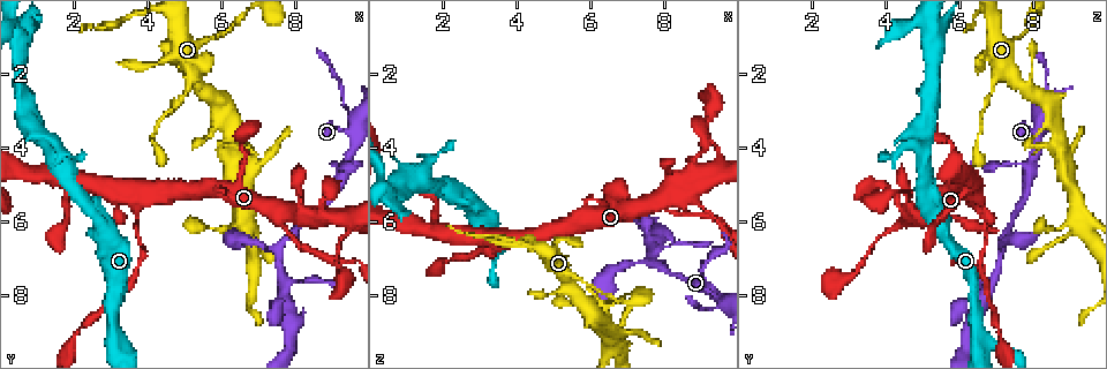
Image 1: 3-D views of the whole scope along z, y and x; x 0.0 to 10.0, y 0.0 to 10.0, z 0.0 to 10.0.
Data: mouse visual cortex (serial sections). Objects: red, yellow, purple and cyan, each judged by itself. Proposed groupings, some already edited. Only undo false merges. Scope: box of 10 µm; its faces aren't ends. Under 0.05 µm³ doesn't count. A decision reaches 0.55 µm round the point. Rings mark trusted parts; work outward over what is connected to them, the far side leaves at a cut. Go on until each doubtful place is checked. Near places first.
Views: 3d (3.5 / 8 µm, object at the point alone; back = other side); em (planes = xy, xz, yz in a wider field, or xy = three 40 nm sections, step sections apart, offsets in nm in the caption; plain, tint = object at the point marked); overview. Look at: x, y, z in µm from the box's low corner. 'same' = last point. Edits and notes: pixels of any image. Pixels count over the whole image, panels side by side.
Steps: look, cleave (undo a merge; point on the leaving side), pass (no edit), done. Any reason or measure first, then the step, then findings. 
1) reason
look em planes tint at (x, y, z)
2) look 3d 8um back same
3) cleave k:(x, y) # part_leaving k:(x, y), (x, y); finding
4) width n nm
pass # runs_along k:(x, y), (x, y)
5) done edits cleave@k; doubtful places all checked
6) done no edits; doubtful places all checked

look 3d 3.5um at (9.35, 4.55, 7.95)

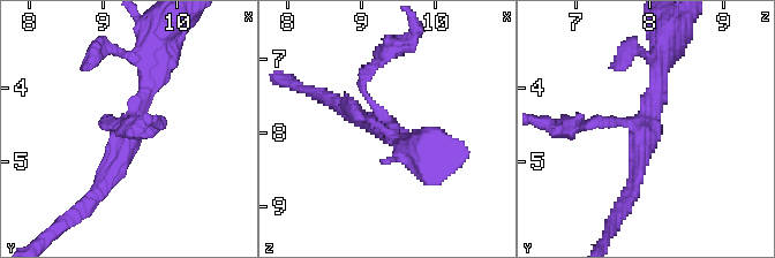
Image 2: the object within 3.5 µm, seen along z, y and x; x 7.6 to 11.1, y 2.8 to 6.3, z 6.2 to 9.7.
arms 3; arm_widths 150, 200, 250 nm; now the EM
look em xy step 2 tint at (9.40, 4.45, 7.95)

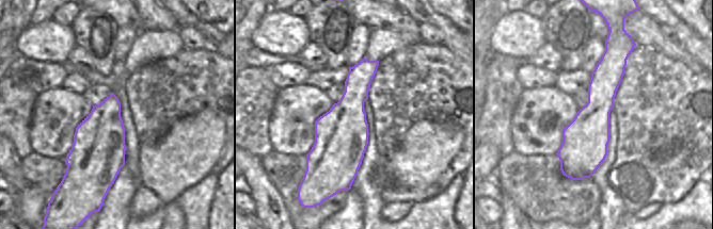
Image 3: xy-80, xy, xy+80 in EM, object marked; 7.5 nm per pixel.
width 400 nm
pass # runs_along 2:(138, 57), (149, 85), (99, 191); all the same cell

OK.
three arms meet
look 3d 3.5um at (7.60, 6.00, 5.50)

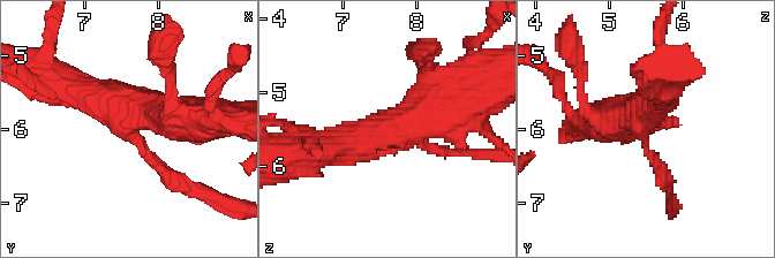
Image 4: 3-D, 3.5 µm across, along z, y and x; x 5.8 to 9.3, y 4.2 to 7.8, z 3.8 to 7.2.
now the EM
look em xy step 2 tint at (7.55, 5.95, 5.45)

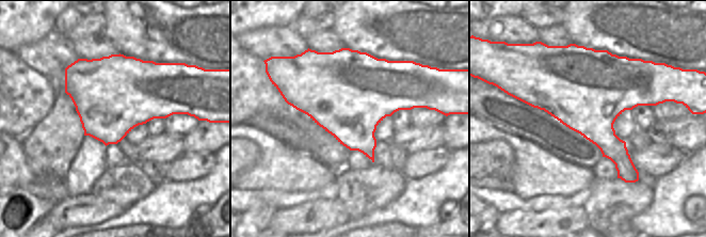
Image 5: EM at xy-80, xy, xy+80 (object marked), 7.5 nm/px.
look em xy step 5 tint same

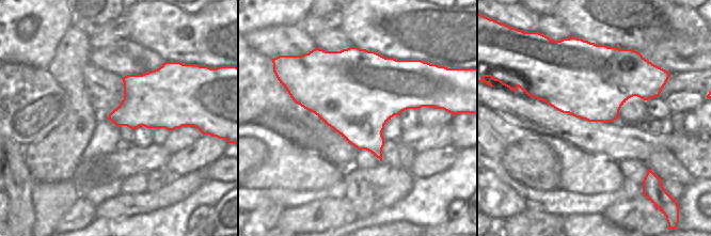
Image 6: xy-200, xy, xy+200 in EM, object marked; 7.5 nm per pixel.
arms 3; arm_widths 100, 450, 500 nm
pass # runs_along 4:(314, 152), (398, 129), (451, 99); continuous, no second cell

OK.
sudden change in width
look 3d 3.5um at (5.20, 2.30, 6.90)

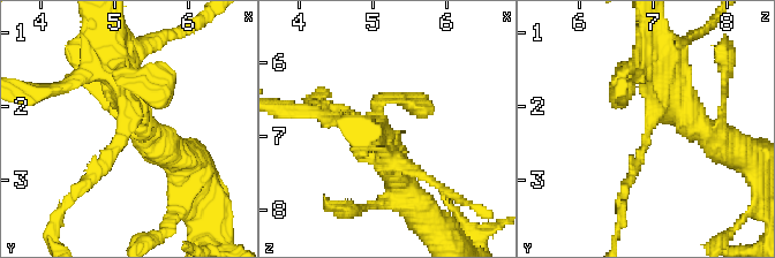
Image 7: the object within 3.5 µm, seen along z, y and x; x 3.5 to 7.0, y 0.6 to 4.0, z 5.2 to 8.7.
arm_widths 150, 450 nm
look em planes tint at (5.20, 2.35, 6.90)

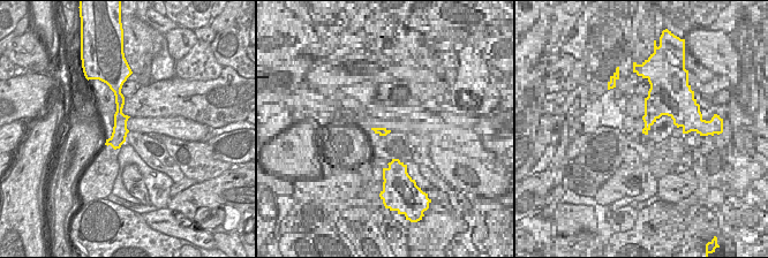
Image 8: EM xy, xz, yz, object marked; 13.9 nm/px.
pass # runs_along 8:(118, 95), (119, 136), (115, 145); all the same cell

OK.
done no edits; doubtful places all checked

